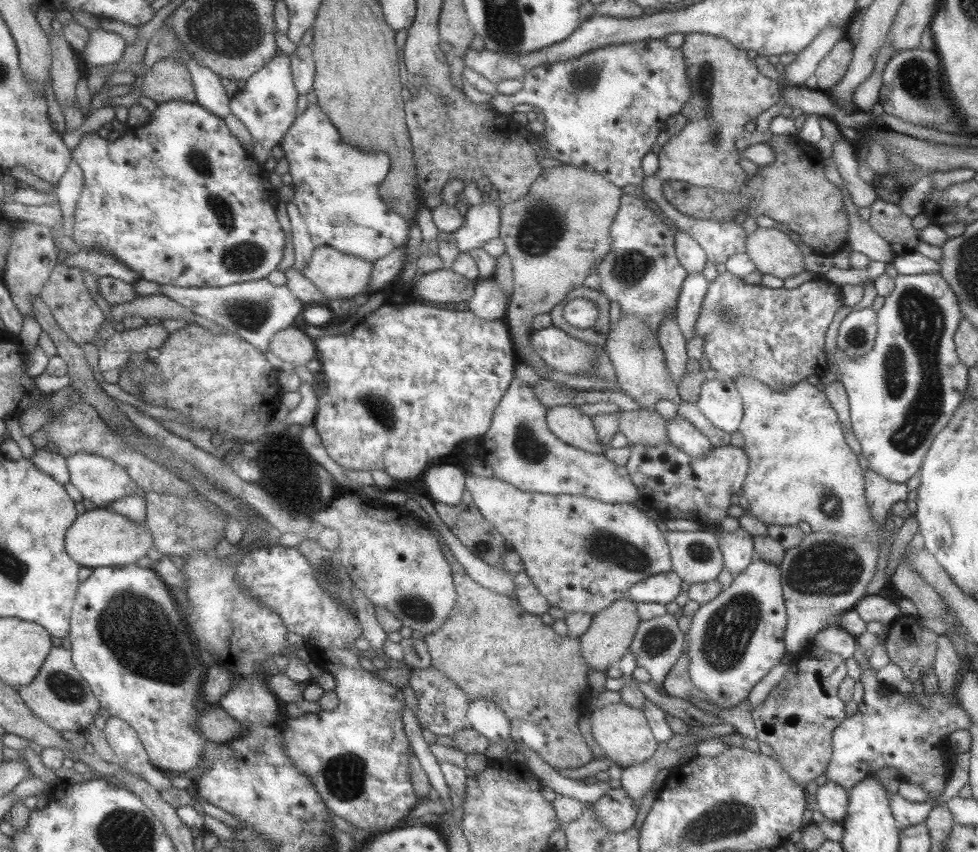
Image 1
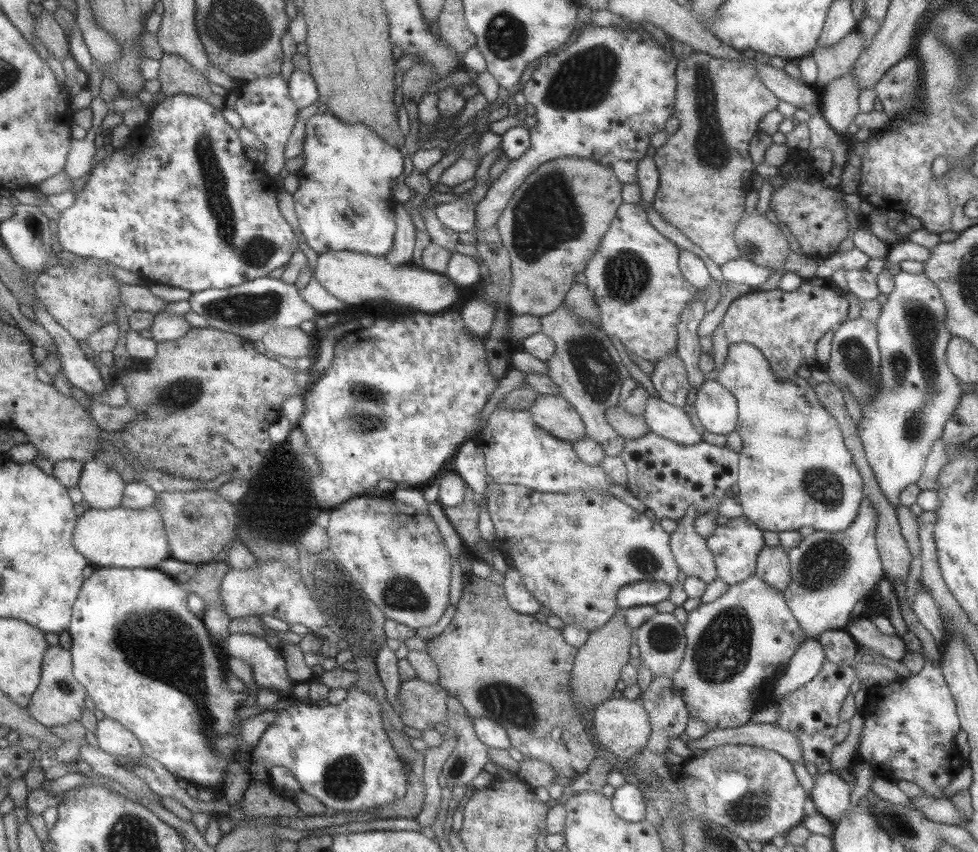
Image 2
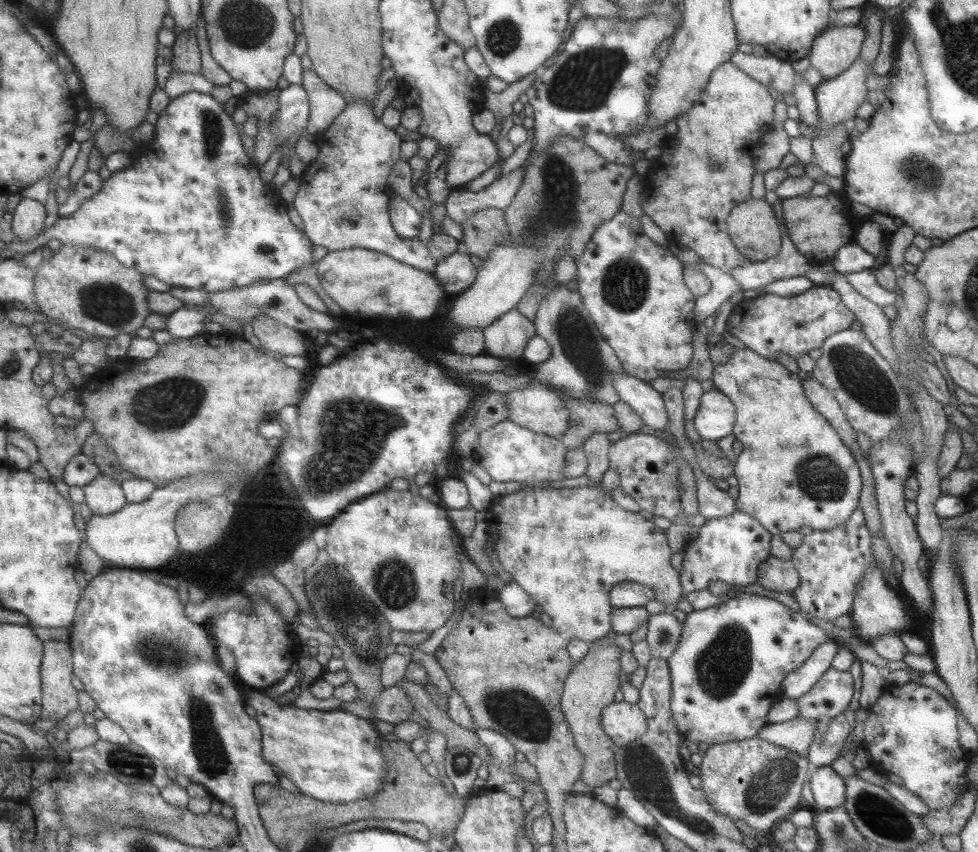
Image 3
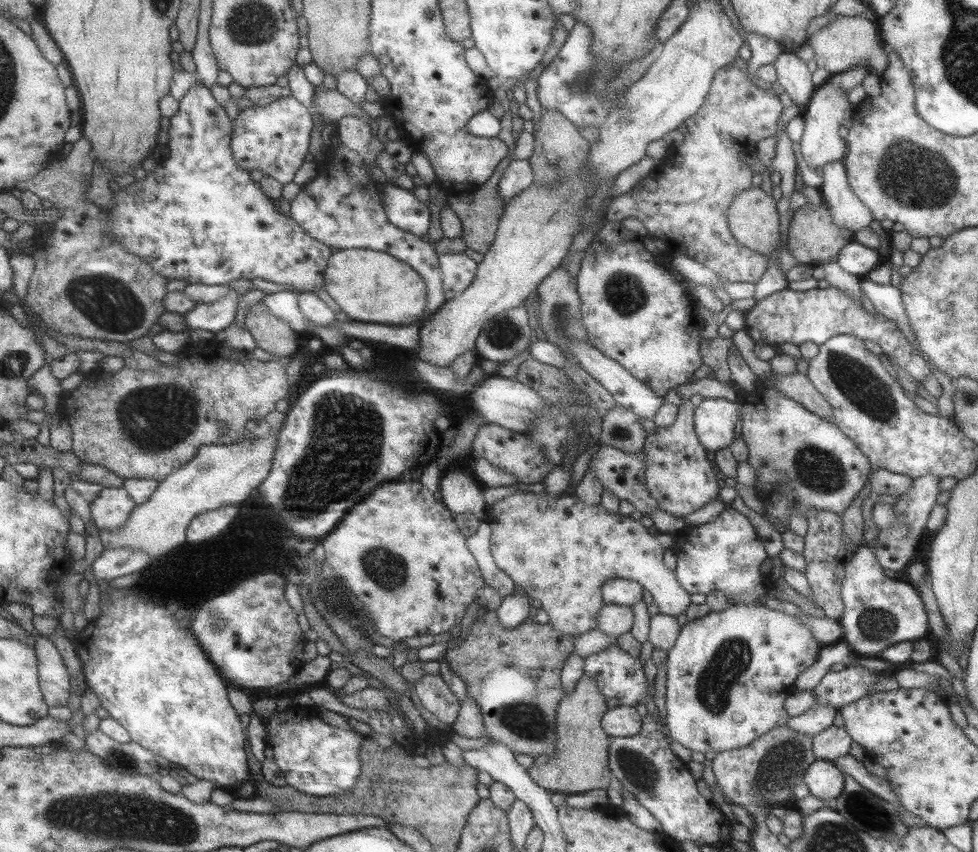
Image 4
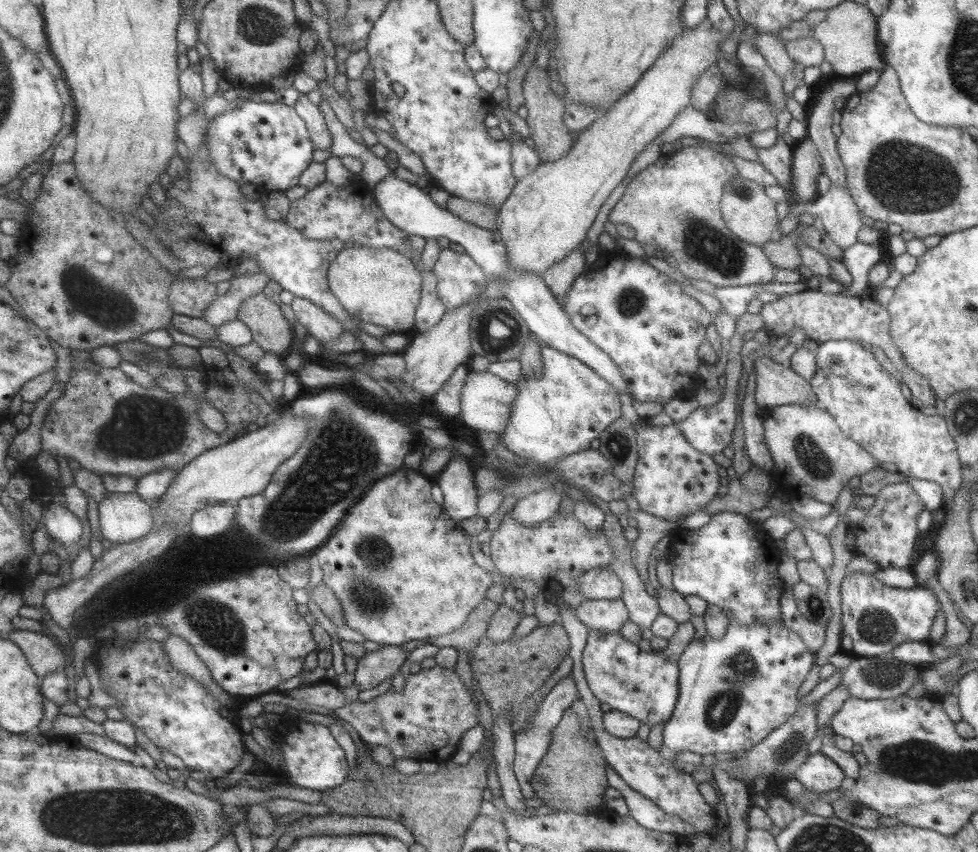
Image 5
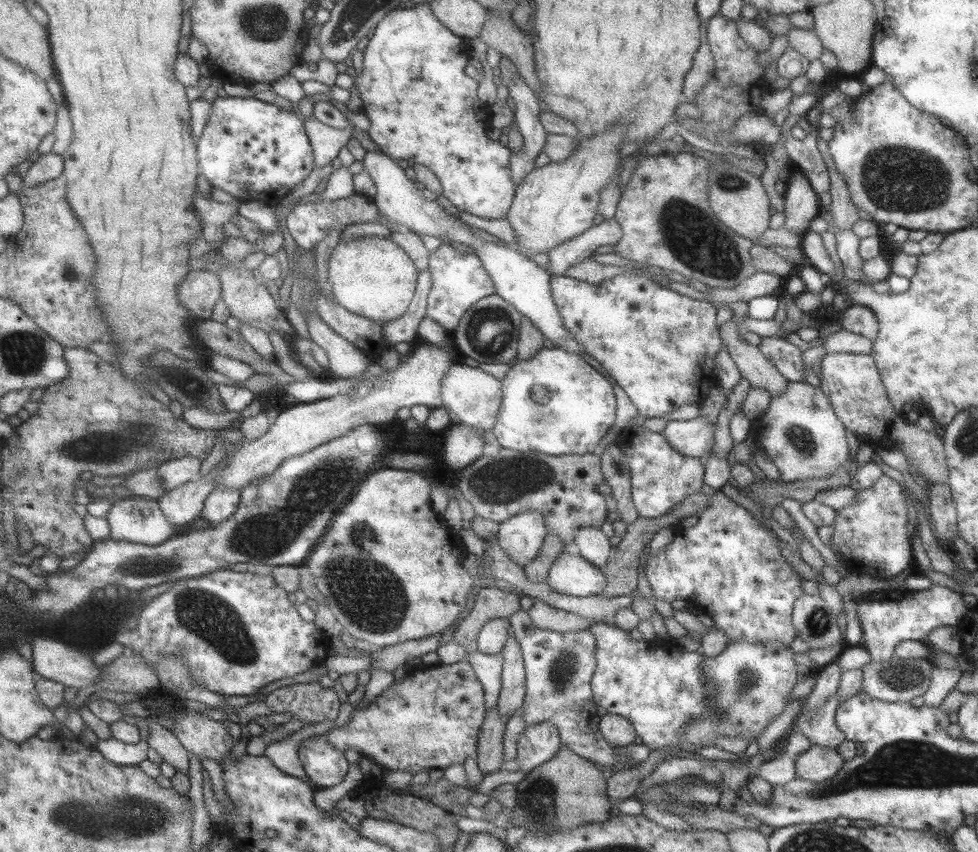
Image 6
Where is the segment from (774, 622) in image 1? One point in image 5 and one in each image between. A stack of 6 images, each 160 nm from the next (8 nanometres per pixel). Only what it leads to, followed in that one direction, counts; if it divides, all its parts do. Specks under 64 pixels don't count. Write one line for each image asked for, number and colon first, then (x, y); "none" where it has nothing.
2: (736, 646)
3: (725, 673)
4: (728, 673)
5: (732, 692)

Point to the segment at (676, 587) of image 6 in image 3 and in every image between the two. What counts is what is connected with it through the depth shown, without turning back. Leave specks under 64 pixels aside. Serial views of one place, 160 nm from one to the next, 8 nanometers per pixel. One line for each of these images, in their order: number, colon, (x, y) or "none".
3: (730, 548)
4: (725, 554)
5: (730, 561)

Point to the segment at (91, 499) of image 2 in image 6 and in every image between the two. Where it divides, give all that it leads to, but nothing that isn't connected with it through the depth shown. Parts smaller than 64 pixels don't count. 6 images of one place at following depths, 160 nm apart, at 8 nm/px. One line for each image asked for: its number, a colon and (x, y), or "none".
3: (103, 495)
4: (109, 509)
5: (122, 517)
6: (136, 519)

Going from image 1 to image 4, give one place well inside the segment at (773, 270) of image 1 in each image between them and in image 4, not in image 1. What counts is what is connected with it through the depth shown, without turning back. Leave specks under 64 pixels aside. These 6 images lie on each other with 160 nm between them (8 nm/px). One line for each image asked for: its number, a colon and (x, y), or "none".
2: (758, 240)
3: (751, 225)
4: (752, 219)

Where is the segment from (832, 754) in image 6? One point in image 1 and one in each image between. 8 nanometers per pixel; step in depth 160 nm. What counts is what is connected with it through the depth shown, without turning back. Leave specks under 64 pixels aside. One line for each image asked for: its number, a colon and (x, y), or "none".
1: (830, 799)
2: (830, 793)
3: (828, 790)
4: (824, 780)
5: (818, 774)

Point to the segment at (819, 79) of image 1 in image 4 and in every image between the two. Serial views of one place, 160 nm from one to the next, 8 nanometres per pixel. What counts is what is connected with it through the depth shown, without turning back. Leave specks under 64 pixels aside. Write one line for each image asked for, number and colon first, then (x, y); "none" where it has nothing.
2: (835, 60)
3: (832, 51)
4: (849, 40)

